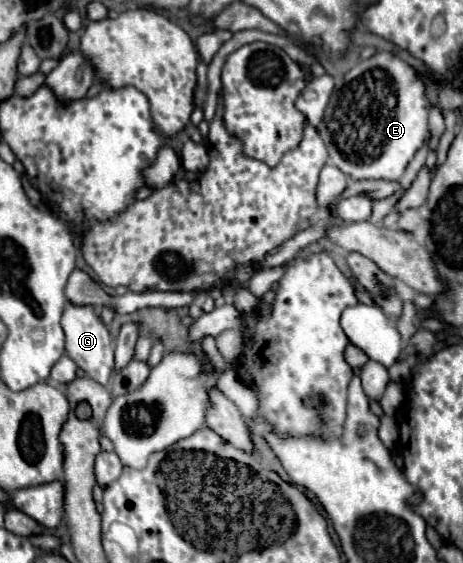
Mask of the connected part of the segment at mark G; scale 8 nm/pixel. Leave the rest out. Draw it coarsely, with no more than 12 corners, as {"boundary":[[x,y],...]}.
{"boundary":[[67,303],[67,355],[107,387],[113,339],[95,307]]}

